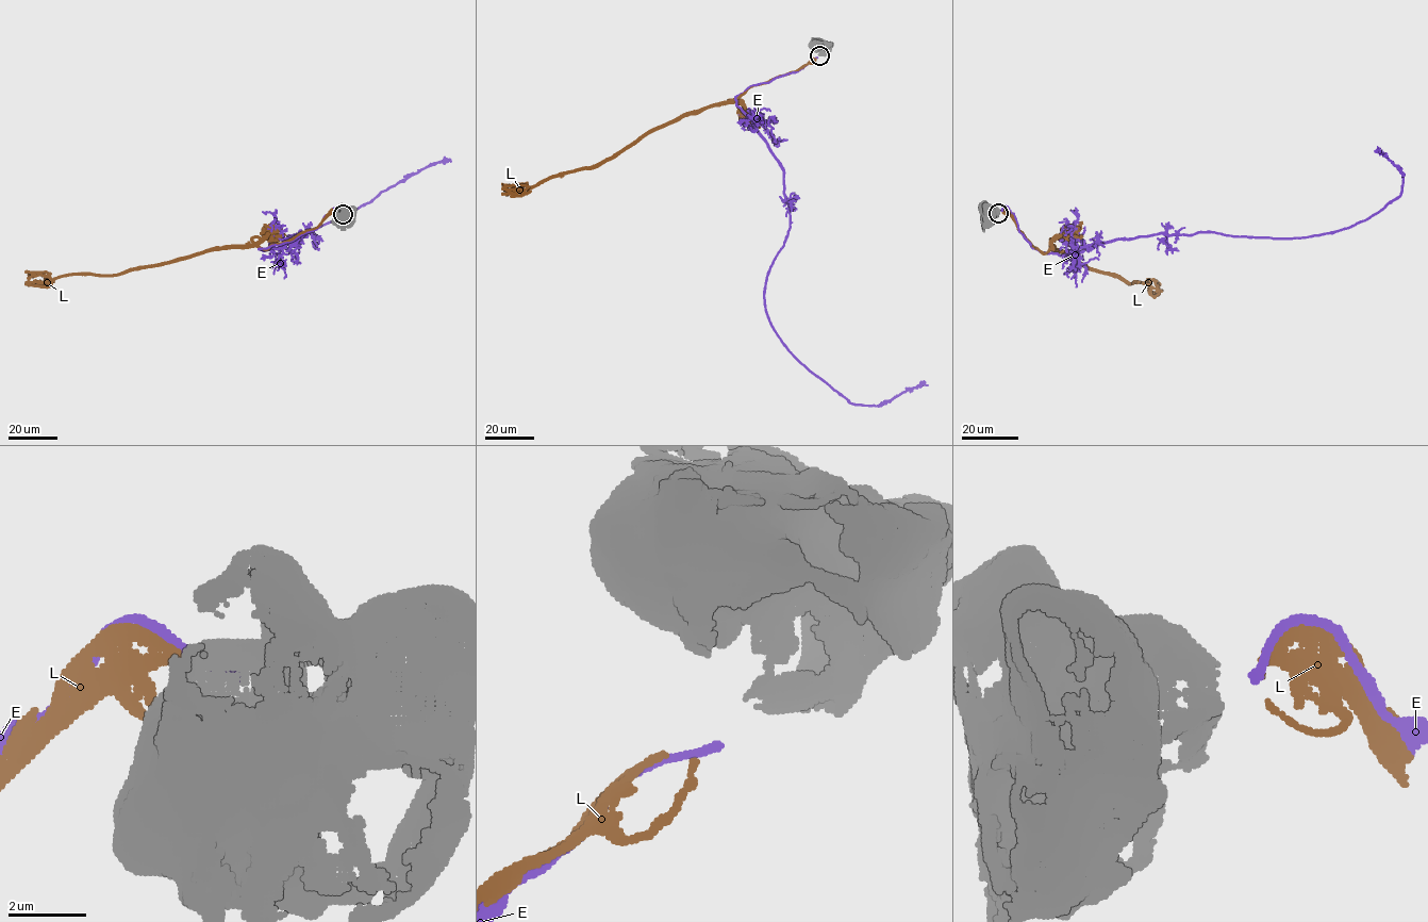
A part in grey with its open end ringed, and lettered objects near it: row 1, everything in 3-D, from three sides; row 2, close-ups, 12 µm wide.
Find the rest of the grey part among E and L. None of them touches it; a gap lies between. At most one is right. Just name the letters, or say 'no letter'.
L

